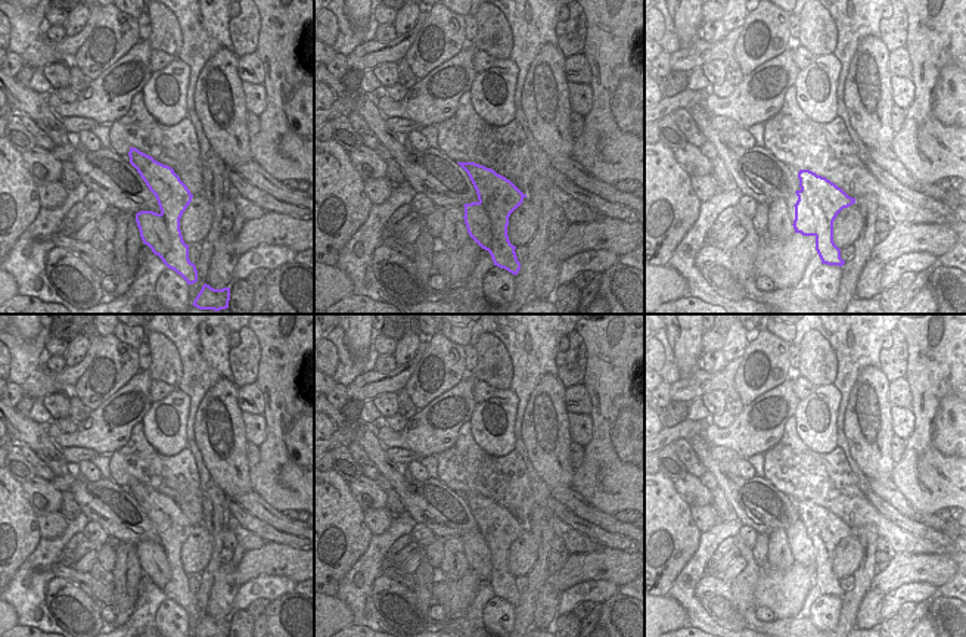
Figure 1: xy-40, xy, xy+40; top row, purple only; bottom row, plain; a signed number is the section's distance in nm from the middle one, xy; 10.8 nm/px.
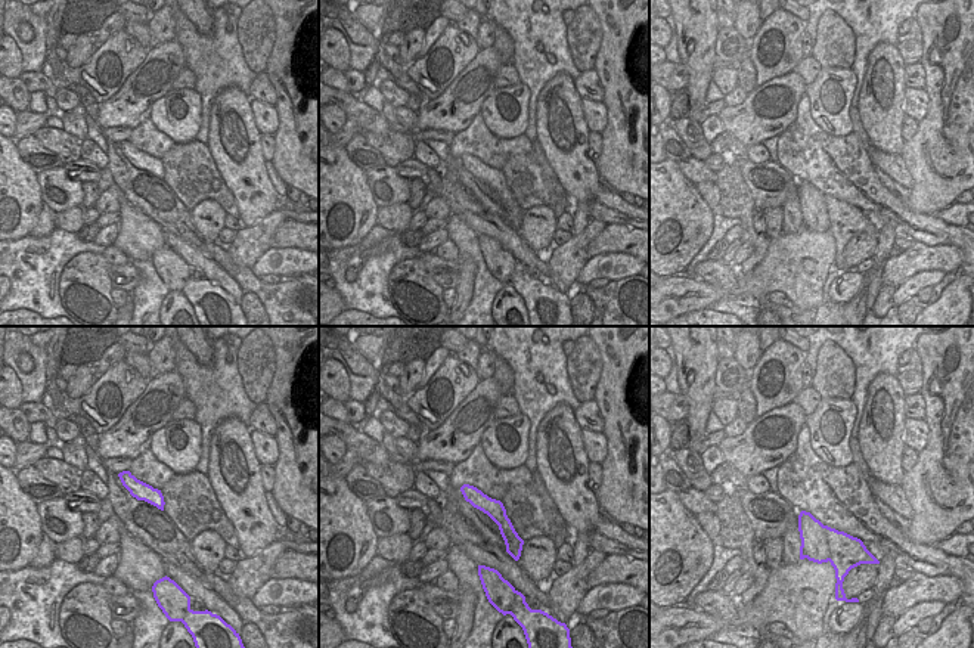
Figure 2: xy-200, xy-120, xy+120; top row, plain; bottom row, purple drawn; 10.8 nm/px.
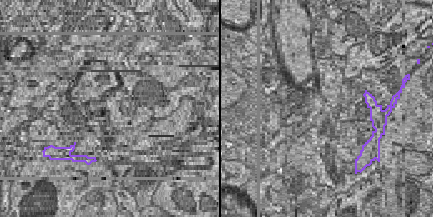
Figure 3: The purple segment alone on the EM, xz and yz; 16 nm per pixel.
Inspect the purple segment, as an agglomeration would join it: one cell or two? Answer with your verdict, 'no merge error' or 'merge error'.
merge error

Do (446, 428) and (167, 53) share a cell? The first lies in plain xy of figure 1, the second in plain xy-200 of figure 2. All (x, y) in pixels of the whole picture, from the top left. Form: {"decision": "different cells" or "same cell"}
{"decision": "same cell"}

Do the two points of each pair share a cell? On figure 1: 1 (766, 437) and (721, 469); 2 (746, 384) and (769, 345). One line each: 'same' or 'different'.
1: different
2: same

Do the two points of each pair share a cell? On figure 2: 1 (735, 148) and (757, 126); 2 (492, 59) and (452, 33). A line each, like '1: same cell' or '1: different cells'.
1: different cells
2: different cells

